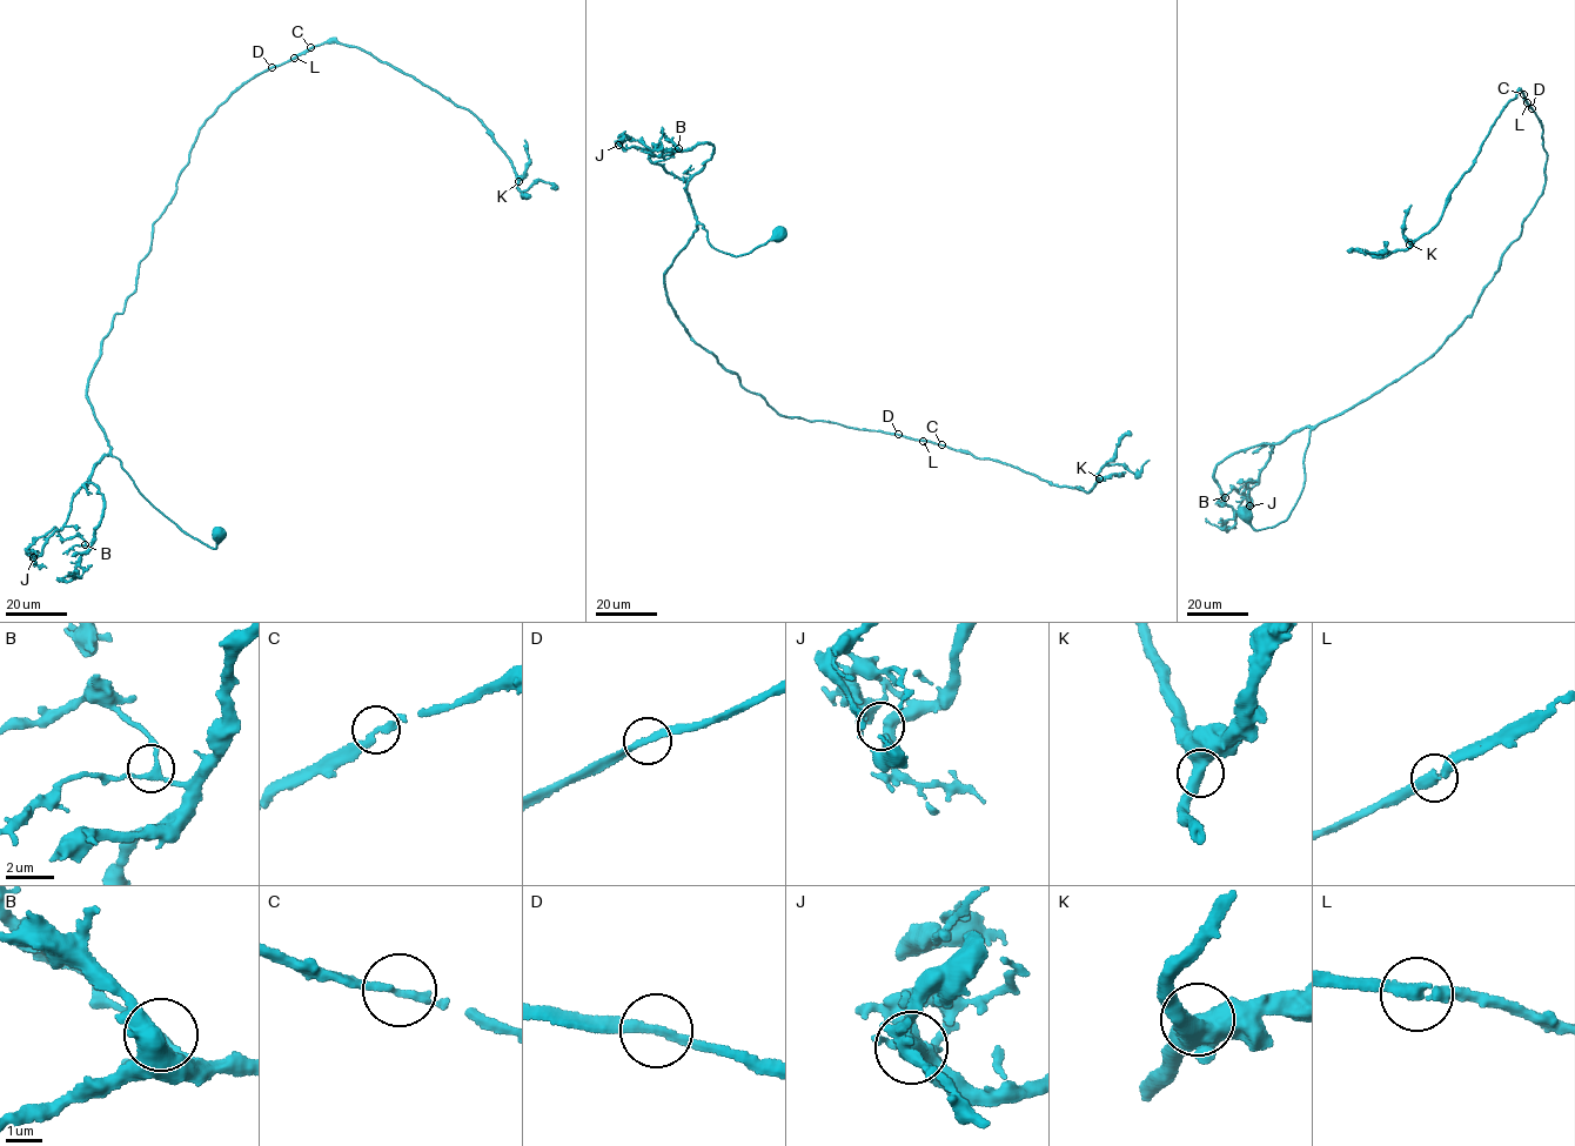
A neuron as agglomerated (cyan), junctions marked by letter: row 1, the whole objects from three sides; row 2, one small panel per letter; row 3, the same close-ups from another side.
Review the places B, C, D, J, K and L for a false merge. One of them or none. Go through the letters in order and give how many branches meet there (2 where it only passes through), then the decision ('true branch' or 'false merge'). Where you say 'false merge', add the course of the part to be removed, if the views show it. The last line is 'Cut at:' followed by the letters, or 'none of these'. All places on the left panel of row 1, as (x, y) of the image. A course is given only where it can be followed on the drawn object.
B: branches 3; true branch
C: branches 2; true branch
D: branches 2; true branch
J: branches 2; true branch
K: branches 2; true branch
L: branches 2; true branch
Cut at: none of these

